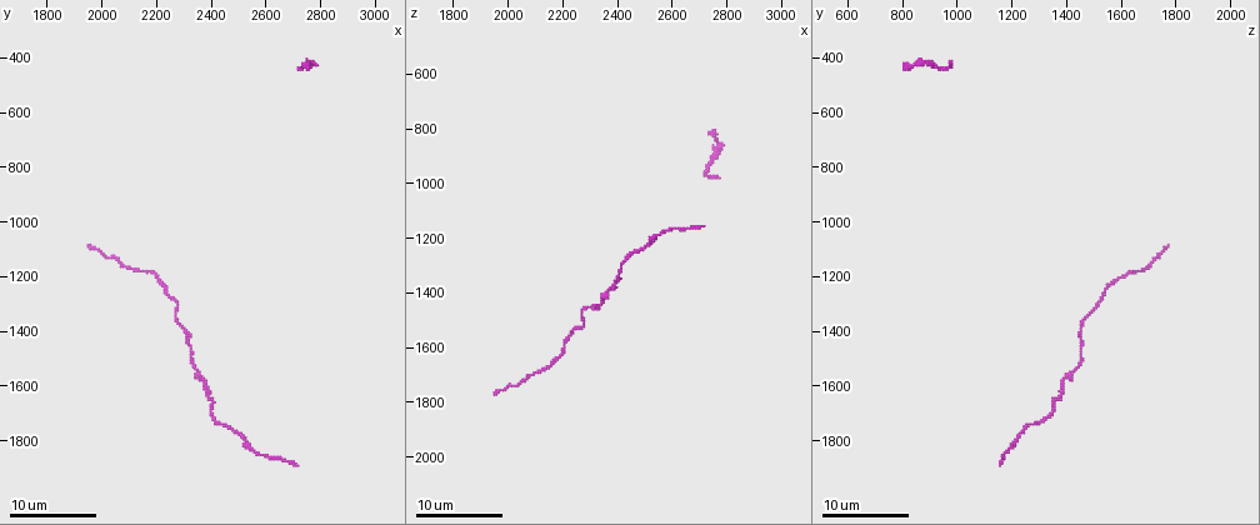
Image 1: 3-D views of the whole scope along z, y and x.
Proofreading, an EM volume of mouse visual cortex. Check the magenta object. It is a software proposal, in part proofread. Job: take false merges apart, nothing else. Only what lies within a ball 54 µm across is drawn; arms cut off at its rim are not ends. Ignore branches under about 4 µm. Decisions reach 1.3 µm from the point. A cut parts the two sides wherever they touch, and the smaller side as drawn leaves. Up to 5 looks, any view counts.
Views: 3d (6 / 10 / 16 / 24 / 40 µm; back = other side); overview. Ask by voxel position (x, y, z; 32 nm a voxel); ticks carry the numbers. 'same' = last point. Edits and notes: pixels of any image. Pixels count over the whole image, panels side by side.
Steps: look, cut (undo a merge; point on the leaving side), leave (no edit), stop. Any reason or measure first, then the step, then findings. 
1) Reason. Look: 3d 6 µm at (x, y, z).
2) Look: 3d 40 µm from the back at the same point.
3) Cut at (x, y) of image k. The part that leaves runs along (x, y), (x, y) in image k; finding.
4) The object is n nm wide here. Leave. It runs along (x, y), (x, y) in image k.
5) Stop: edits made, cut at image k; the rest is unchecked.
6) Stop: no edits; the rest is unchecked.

Narrows sharply. Look: 3d 10 µm at (2370, 1570, 1380).

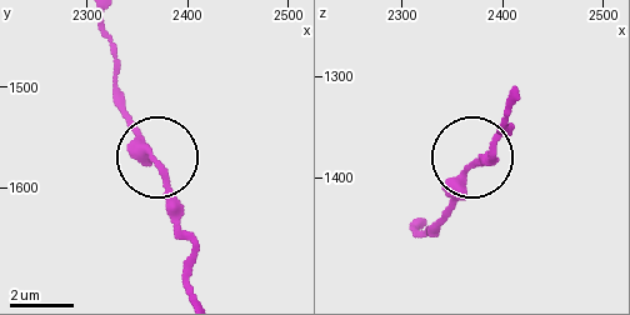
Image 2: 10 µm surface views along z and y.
Look: 3d 6 µm at (2376, 1580, 1384).

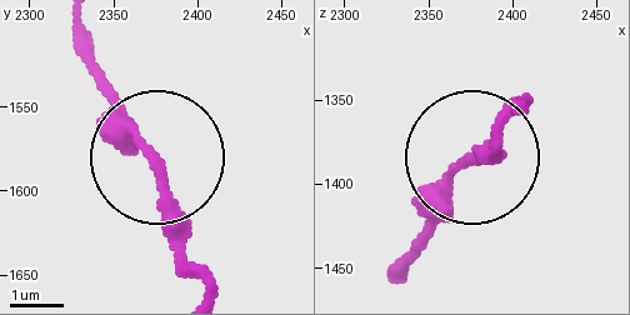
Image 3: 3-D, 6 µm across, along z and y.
Leave. It runs along (388, 271), (441, 178), (495, 136) in image 3; continuous, no second neuron.

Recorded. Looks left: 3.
Calibre changes. Look: 3d 10 µm at (2500, 1780, 1240).

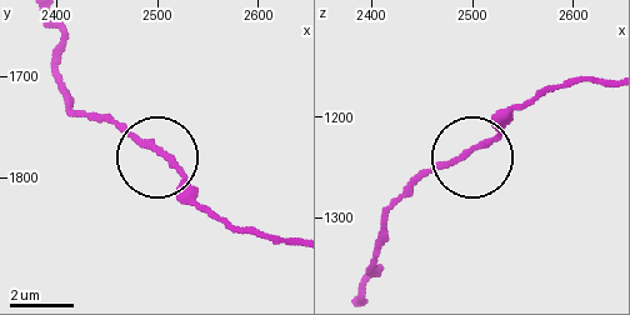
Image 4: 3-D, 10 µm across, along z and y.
Leave. It runs along (361, 290), (394, 209), (536, 91) in image 4; one neuron here.

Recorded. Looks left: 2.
Sudden change in width. Look: 3d 10 µm at (2280, 1300, 1510).

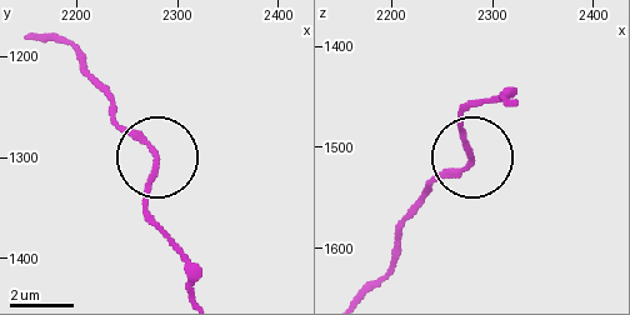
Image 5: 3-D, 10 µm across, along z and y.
Look: 3d 10 µm from the back at (2276, 1302, 1516).

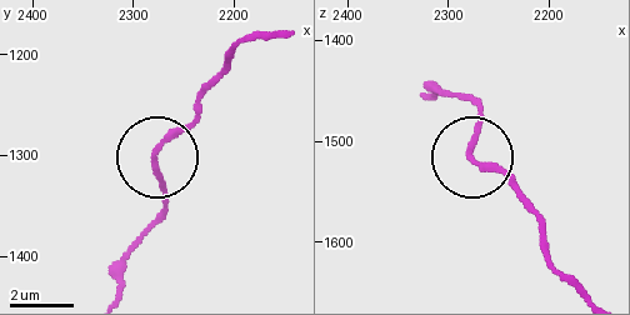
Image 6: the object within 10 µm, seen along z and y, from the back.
Leave. It runs along (519, 189), (473, 158), (478, 103) in image 6; one neuron here.

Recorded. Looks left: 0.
Stop: no edits; the rest is unchecked.

